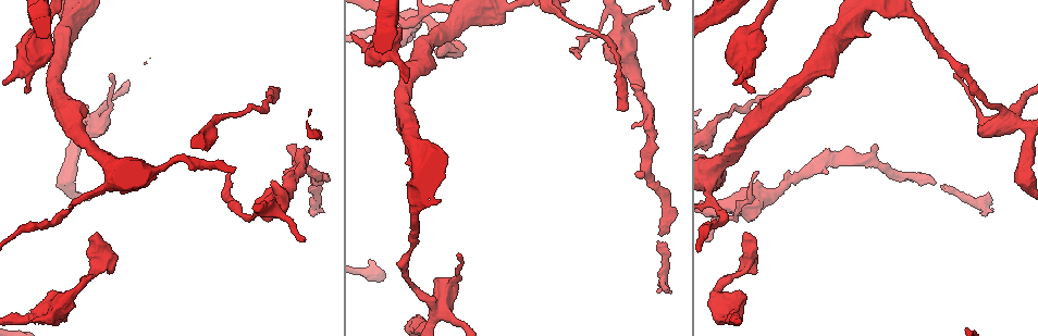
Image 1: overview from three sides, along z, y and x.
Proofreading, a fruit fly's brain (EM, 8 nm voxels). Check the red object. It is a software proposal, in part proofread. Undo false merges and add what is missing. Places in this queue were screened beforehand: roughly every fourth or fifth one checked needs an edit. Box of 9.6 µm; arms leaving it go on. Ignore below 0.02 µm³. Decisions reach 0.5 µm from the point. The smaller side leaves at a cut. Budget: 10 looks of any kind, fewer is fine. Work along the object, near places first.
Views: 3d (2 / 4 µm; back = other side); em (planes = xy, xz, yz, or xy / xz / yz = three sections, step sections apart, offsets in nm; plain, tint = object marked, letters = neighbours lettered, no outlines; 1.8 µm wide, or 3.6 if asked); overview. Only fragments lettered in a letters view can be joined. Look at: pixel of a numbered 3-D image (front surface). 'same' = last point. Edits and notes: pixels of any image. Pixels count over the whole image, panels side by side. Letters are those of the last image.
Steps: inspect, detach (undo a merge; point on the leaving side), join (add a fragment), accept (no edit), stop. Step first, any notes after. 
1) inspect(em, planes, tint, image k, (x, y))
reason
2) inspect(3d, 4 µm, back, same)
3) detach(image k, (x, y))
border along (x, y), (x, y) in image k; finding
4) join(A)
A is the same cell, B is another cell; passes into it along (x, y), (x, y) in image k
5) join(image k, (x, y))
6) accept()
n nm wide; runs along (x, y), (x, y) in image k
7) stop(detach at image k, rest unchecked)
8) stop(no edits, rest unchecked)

inspect(em, yz, step 8, tint, image 1, (765, 11))
thick turns thin

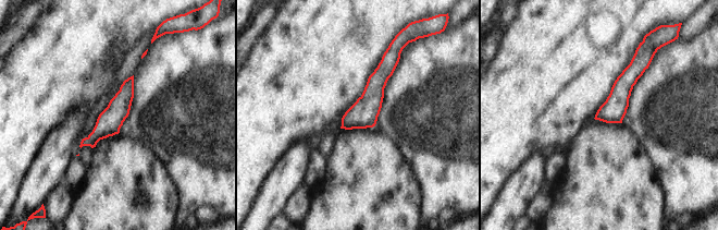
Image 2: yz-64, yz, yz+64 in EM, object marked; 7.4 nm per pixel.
inspect(em, planes, tint, same)
another direction

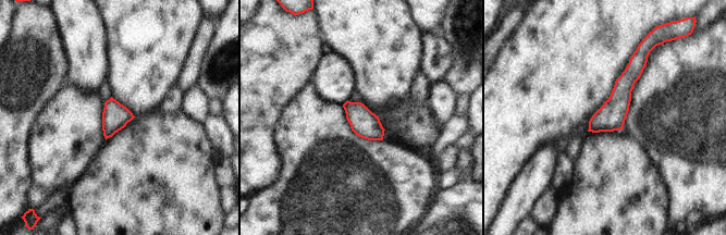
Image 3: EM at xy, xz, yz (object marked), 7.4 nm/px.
inspect(em, planes, letters, same)
see the neighbours

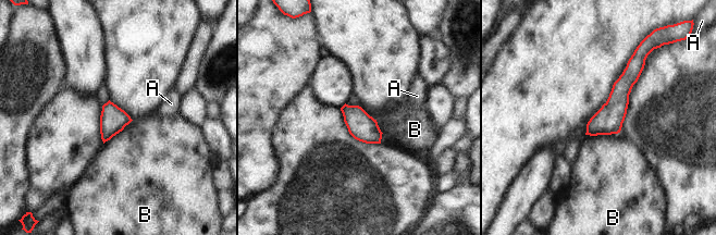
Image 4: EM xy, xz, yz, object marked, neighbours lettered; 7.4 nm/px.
accept()
A and B are other cells; all the same neuron

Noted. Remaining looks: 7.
inspect(em, planes, tint, image 1, (753, 91))
free end

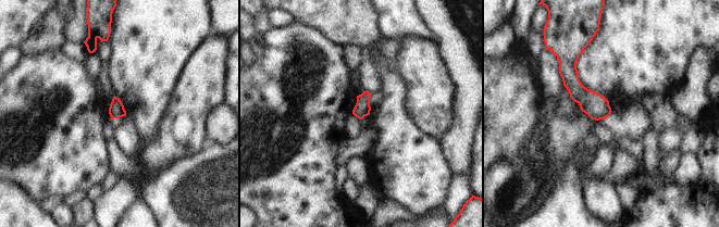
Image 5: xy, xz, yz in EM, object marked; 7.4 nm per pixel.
inspect(em, planes, letters, same)

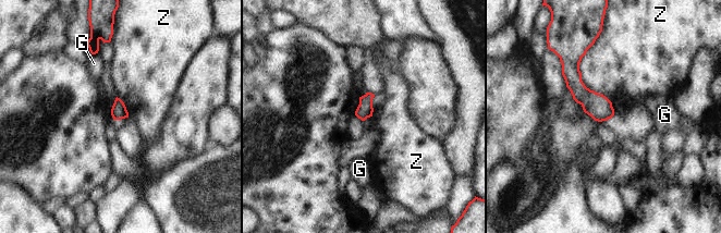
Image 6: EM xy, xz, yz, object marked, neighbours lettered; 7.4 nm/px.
accept()
G and Z are other cells; border along (595, 40), (581, 80), (610, 101) in image 6; none of them fits

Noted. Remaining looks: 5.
inspect(em, xz, step 16, letters, image 1, (809, 90))
end of a long branch

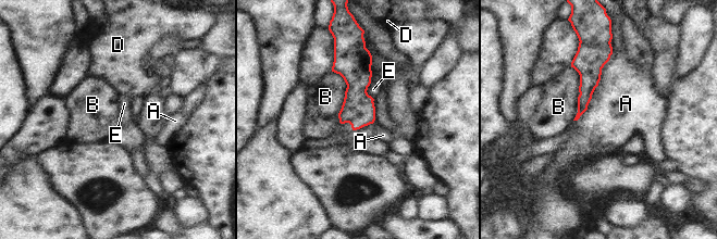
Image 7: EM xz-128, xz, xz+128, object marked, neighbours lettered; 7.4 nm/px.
inspect(em, planes, letters, same)

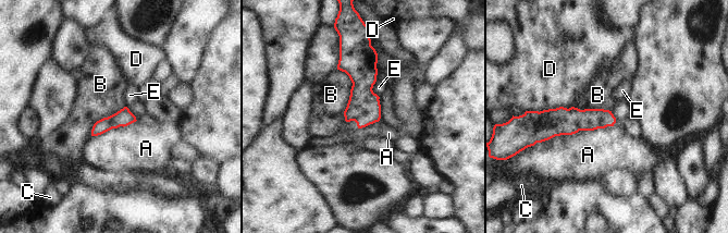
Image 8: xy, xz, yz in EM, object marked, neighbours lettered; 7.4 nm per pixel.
accept()
A, B, C, D and E are other cells; border along (336, 69), (352, 83), (346, 122) in image 8; none of them fits

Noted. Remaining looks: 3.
inspect(3d, 4 µm, image 1, (662, 236))

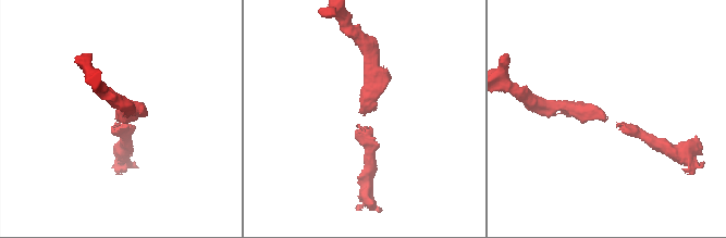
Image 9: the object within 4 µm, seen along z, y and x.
inspect(em, planes, letters, image 9, (364, 115))

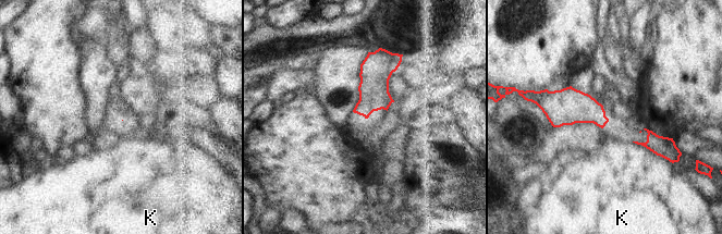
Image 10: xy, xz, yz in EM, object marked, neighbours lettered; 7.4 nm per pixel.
accept()
K touches over 340 nm; K is another cell; no lettered fragment goes on from it

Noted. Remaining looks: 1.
stop(no edits, rest unchecked)

